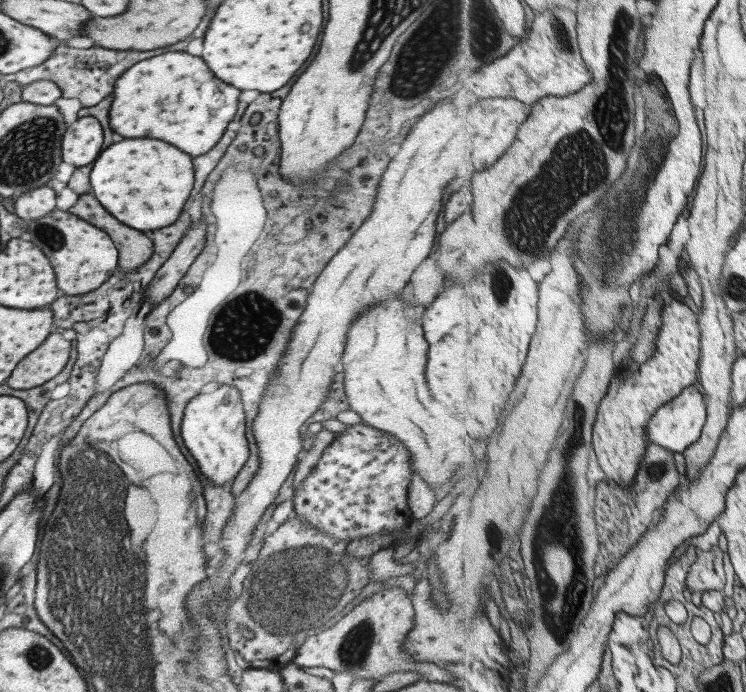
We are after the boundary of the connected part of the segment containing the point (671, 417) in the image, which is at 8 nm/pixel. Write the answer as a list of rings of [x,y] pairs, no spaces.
[[[701,385],[689,386],[677,399],[672,400],[666,407],[654,416],[649,424],[651,444],[659,444],[668,450],[686,452],[696,444],[705,433],[709,420],[709,404]]]

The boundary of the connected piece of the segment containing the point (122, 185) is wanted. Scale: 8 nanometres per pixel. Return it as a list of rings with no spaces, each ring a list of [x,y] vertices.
[[[130,138],[108,146],[90,172],[90,186],[100,204],[120,222],[136,230],[158,230],[176,222],[194,186],[192,158],[172,144]]]

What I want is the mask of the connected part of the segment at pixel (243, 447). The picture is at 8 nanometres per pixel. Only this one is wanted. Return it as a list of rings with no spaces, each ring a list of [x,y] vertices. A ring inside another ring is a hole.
[[[229,384],[214,385],[206,388],[197,394],[190,403],[186,406],[184,418],[182,419],[181,436],[184,441],[184,446],[191,452],[198,472],[204,474],[206,478],[210,479],[218,486],[223,486],[226,482],[234,480],[246,462],[248,461],[251,439],[249,430],[247,428],[246,413],[244,413],[244,406],[242,406],[241,394],[238,389]]]

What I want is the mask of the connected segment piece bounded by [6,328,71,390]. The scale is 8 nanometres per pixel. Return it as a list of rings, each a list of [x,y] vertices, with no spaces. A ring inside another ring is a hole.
[[[55,329],[44,342],[25,356],[7,378],[6,384],[16,390],[31,389],[52,380],[68,362],[71,342]]]

